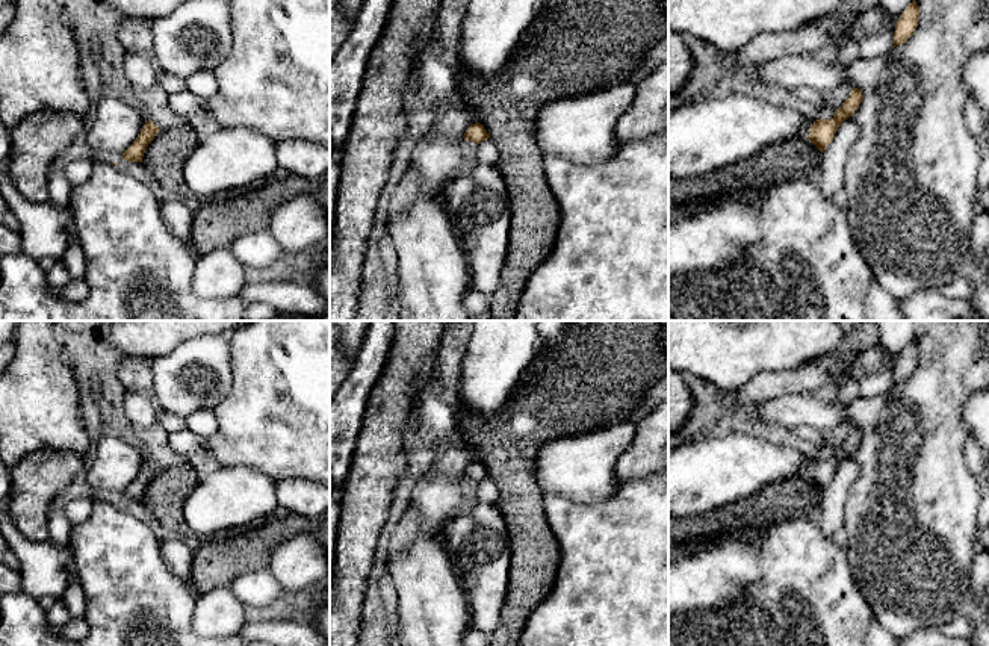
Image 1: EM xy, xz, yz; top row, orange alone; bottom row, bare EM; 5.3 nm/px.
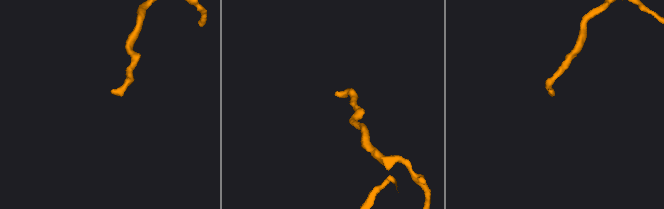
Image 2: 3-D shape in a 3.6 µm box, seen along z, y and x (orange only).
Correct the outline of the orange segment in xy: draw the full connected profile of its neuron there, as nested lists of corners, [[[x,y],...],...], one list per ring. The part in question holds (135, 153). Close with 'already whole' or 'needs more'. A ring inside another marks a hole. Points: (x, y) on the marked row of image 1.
[[[145,121],[136,141],[122,153],[127,162],[142,162],[145,148],[159,133],[159,127],[153,121]]]; already whole

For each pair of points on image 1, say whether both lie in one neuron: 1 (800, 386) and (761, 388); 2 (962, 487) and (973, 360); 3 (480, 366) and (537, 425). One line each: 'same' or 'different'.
1: same
2: same
3: different

